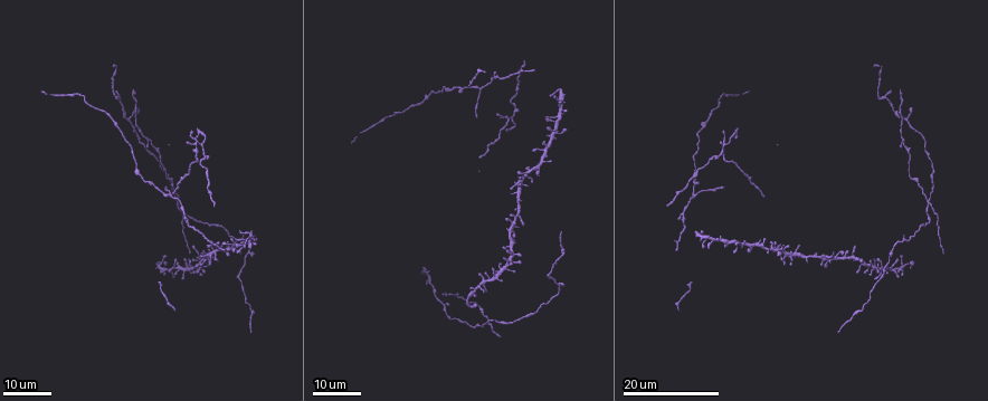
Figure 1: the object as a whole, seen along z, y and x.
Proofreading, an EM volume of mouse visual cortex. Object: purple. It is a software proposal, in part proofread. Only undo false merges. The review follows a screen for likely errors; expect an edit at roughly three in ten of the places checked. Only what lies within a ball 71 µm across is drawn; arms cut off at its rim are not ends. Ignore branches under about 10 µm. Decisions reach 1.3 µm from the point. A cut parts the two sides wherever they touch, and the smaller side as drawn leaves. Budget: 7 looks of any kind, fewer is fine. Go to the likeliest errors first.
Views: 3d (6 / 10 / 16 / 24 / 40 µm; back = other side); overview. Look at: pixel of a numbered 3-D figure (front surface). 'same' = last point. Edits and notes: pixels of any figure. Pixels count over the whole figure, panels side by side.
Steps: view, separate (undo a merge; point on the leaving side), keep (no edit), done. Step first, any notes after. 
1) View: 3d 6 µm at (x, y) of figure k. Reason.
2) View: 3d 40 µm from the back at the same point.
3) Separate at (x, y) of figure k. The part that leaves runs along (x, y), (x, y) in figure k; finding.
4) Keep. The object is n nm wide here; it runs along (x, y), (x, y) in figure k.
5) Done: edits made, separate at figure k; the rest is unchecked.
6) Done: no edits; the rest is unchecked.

View: 3d 24 µm at (196, 144) of figure 1. Four arms meet.

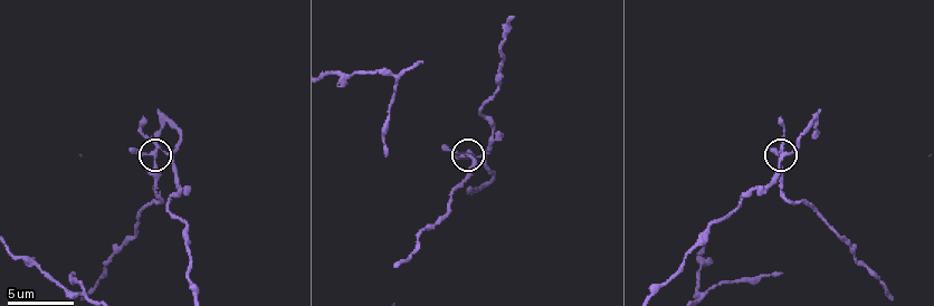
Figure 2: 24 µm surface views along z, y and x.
View: 3d 6 µm at (153, 157) of figure 2.

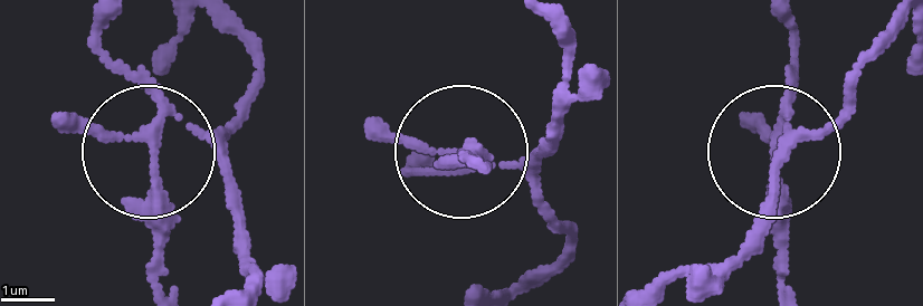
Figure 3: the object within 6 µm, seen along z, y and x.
Separate at (168, 192) of figure 3. 4 arms meet here; the part that leaves runs along (164, 120), (151, 169), (155, 289) in figure 3; two neurons meet here.

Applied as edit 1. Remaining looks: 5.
View: overview.

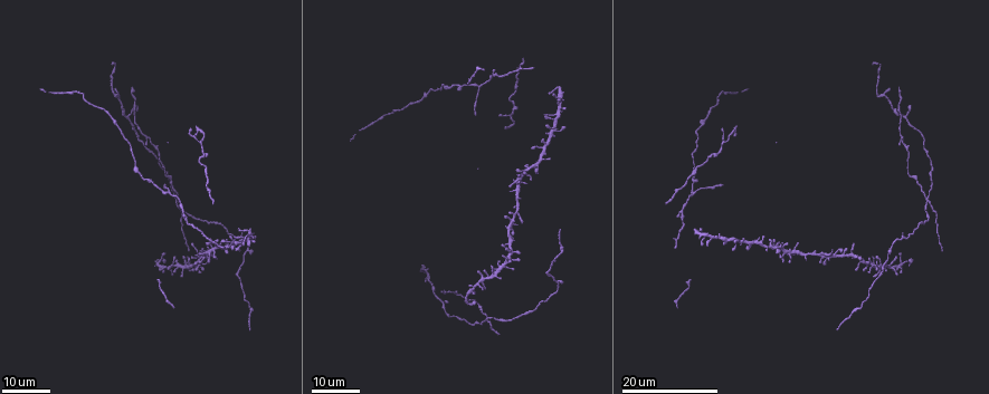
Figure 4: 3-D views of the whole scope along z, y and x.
View: 3d 16 µm at (926, 198) of figure 4. Side arm on a straight run.

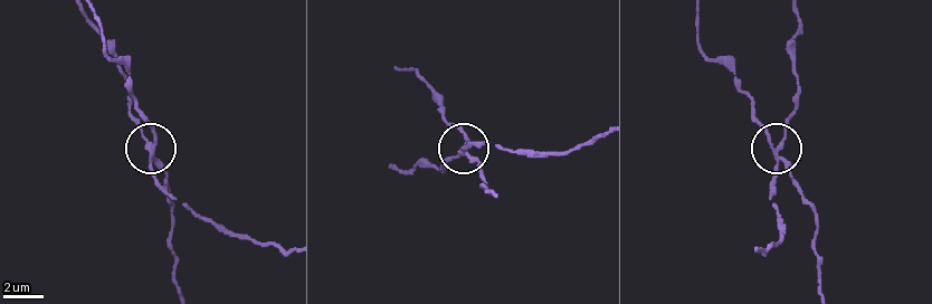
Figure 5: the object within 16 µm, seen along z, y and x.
View: 3d 6 µm at (782, 147) of figure 5.

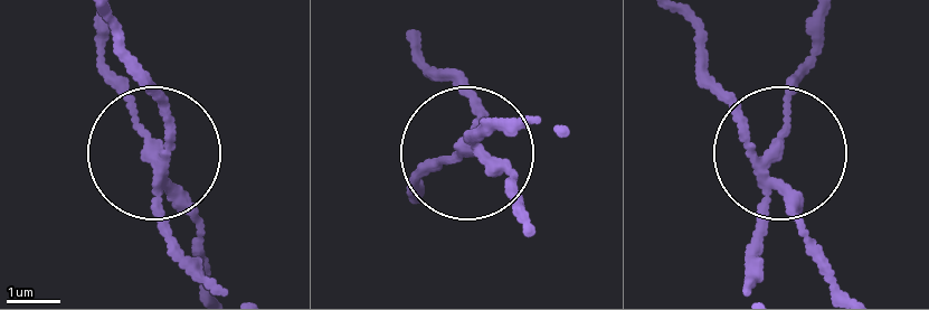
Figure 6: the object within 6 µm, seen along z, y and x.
Separate at (200, 233) of figure 6. 3 arms meet here; the part that leaves runs along (158, 165), (170, 129), (113, 22) in figure 6; a second neuron is stuck on.

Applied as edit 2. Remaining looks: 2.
View: 3d 24 µm at (794, 252) of figure 4. Looks like a crossing.

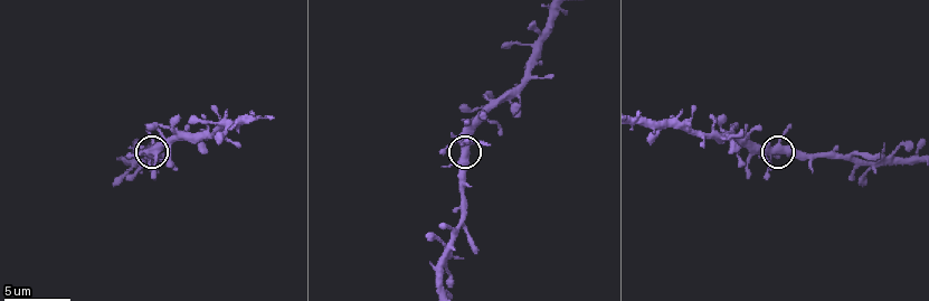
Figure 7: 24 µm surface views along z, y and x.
View: 3d 6 µm at (465, 148) of figure 7. Zoom in.

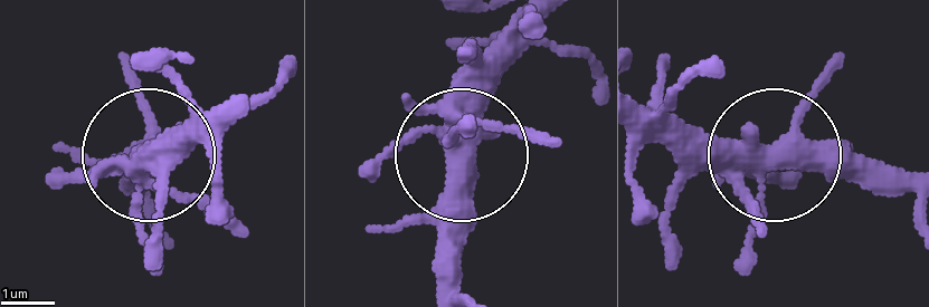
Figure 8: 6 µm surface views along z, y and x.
Keep. It runs along (780, 166), (643, 145) in figure 8; one neuron here.

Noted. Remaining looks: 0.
Done: edits made, separate at figure 3, separate at figure 6; the rest is unchecked.

